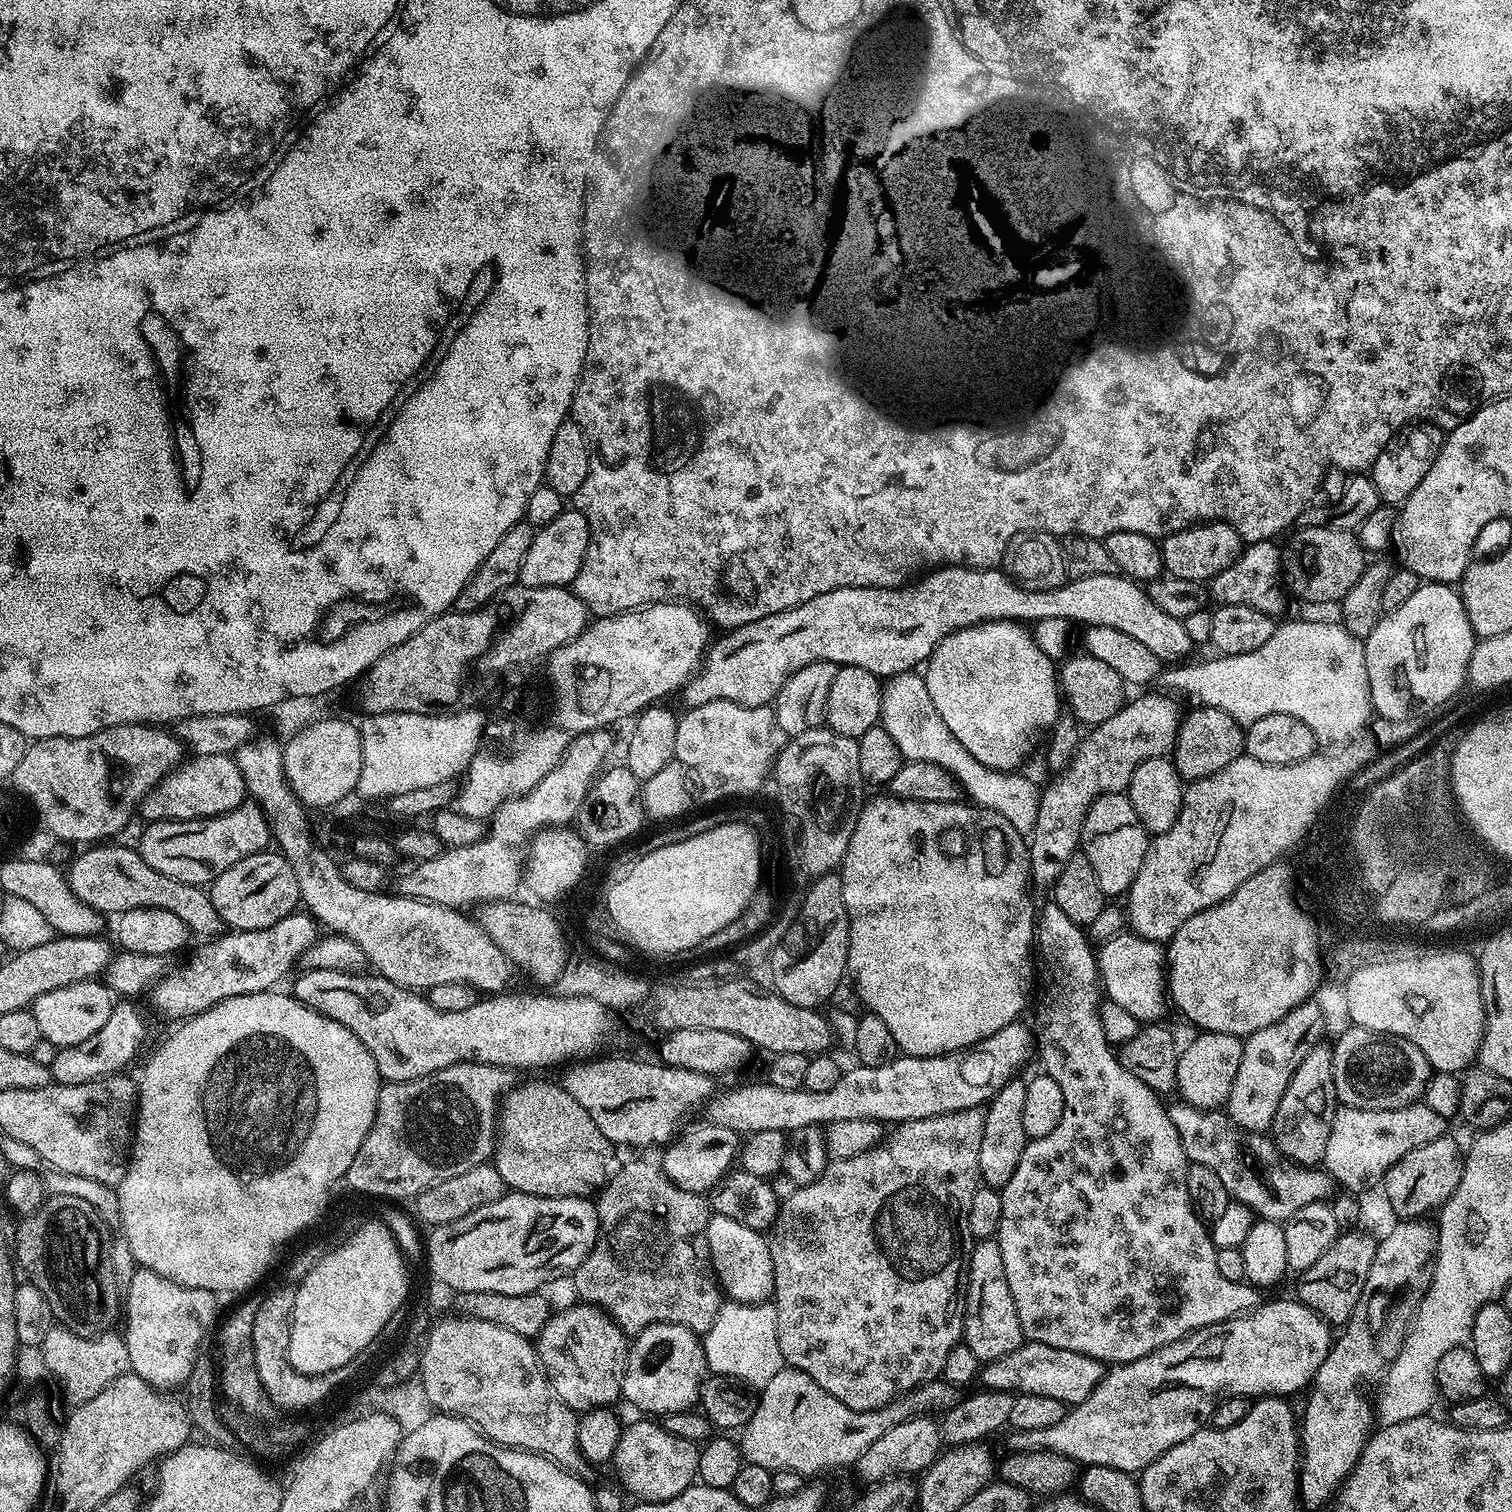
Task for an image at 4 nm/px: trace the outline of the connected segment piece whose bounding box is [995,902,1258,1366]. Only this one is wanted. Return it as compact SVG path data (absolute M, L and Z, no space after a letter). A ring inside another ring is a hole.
M1048 902L1044 909L1039 909L1036 922L1034 948L1044 959L1048 972L1052 975L1052 997L1048 1005L1036 1016L1035 1027L1038 1031L1034 1036L1034 1044L1038 1049L1038 1060L1044 1063L1043 1071L1054 1082L1058 1082L1062 1090L1062 1122L1046 1134L1046 1138L1029 1140L1024 1147L1022 1158L1018 1162L1018 1170L1014 1170L1014 1178L1006 1182L1000 1192L1002 1198L1002 1222L996 1231L995 1239L1002 1250L1002 1266L1006 1266L1006 1282L1010 1286L1010 1294L1014 1298L1014 1306L1018 1310L1018 1322L1022 1326L1025 1337L1031 1343L1054 1346L1058 1350L1074 1350L1083 1356L1100 1361L1105 1366L1129 1364L1170 1342L1190 1335L1198 1328L1205 1328L1235 1316L1251 1312L1258 1303L1257 1289L1247 1282L1226 1282L1218 1271L1216 1245L1205 1221L1197 1216L1190 1202L1190 1194L1186 1186L1188 1159L1182 1150L1182 1142L1178 1138L1178 1130L1174 1130L1174 1122L1170 1122L1168 1110L1161 1093L1155 1092L1146 1082L1134 1078L1130 1070L1120 1065L1120 1057L1108 1045L1108 1036L1100 1025L1100 1016L1096 1013L1096 1003L1102 1000L1102 992L1098 987L1098 956L1090 945L1085 929L1079 924L1070 922L1062 910L1054 902Z

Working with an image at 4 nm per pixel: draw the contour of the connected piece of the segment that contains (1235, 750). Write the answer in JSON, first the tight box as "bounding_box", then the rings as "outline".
{"bounding_box":[1170,707,1245,782],"outline":[[[1193,707],[1192,713],[1180,722],[1176,744],[1172,747],[1170,759],[1176,765],[1180,779],[1185,782],[1201,780],[1234,762],[1244,752],[1245,729],[1230,714],[1221,708]]]}

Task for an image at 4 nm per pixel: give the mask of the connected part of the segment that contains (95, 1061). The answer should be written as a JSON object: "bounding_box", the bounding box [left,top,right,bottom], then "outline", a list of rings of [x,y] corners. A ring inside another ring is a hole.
{"bounding_box":[50,1002,141,1085],"outline":[[[130,1002],[117,1003],[111,1012],[110,1018],[107,1019],[106,1025],[98,1030],[97,1034],[86,1038],[85,1042],[75,1043],[74,1046],[62,1047],[57,1049],[54,1060],[51,1062],[50,1070],[53,1081],[62,1085],[81,1085],[82,1082],[96,1080],[100,1076],[107,1076],[119,1073],[139,1051],[141,1045],[136,1040],[136,1024],[139,1024],[141,1015],[136,1012]]]}

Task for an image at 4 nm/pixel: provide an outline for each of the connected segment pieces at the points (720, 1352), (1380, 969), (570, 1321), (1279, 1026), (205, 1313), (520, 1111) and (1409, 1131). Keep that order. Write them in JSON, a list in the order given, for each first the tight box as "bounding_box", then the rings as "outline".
[{"bounding_box":[703,1302,785,1386],"outline":[[[724,1302],[720,1305],[714,1326],[703,1333],[704,1362],[709,1373],[731,1376],[749,1386],[762,1386],[785,1367],[778,1350],[778,1314],[772,1302],[762,1304],[738,1304]]]},{"bounding_box":[1343,948,1484,1074],"outline":[[[1448,948],[1445,952],[1424,952],[1415,954],[1409,959],[1398,962],[1384,962],[1381,965],[1364,966],[1343,981],[1344,987],[1344,1008],[1348,1011],[1348,1016],[1353,1025],[1357,1028],[1365,1028],[1371,1032],[1383,1032],[1386,1036],[1400,1036],[1406,1042],[1418,1046],[1422,1054],[1428,1060],[1429,1069],[1436,1072],[1450,1072],[1453,1074],[1463,1073],[1465,1070],[1473,1067],[1474,1061],[1480,1055],[1480,1043],[1484,1037],[1484,1003],[1480,993],[1480,970],[1478,960],[1475,955],[1468,952],[1455,952],[1454,949]]]},{"bounding_box":[534,1304,630,1414],"outline":[[[586,1304],[586,1310],[574,1310],[571,1306],[565,1306],[557,1316],[556,1313],[549,1315],[546,1326],[535,1337],[534,1347],[540,1357],[540,1367],[544,1369],[556,1397],[570,1406],[573,1412],[583,1414],[591,1408],[607,1408],[615,1405],[616,1399],[621,1399],[630,1340],[604,1309],[594,1304]]]},{"bounding_box":[1226,1002,1321,1133],"outline":[[[1316,1002],[1299,1004],[1278,1022],[1247,1037],[1242,1062],[1238,1062],[1238,1074],[1234,1074],[1234,1086],[1230,1086],[1226,1105],[1228,1119],[1243,1131],[1267,1133],[1274,1122],[1278,1102],[1282,1102],[1282,1094],[1286,1094],[1294,1070],[1298,1070],[1298,1062],[1302,1062],[1302,1058],[1306,1058],[1309,1050],[1321,1040],[1320,1008]]]},{"bounding_box":[122,1267,217,1390],"outline":[[[137,1267],[126,1289],[128,1329],[122,1332],[129,1348],[129,1366],[156,1390],[187,1385],[188,1375],[202,1350],[200,1344],[216,1320],[217,1293],[170,1282],[149,1268]]]},{"bounding_box":[494,1080,612,1198],"outline":[[[528,1080],[509,1092],[507,1089],[499,1101],[498,1123],[494,1128],[494,1167],[511,1191],[546,1198],[591,1197],[610,1179],[612,1151],[612,1141],[605,1138],[598,1126],[594,1126],[594,1118],[590,1118],[590,1114],[586,1114],[586,1110],[582,1110],[582,1106],[578,1106],[578,1102],[570,1098],[559,1083]]]},{"bounding_box":[1323,1102,1446,1194],"outline":[[[1423,1102],[1407,1104],[1394,1110],[1366,1110],[1365,1108],[1337,1107],[1330,1138],[1324,1150],[1323,1167],[1341,1189],[1361,1194],[1383,1181],[1384,1176],[1410,1150],[1434,1142],[1445,1135],[1446,1122]]]}]

